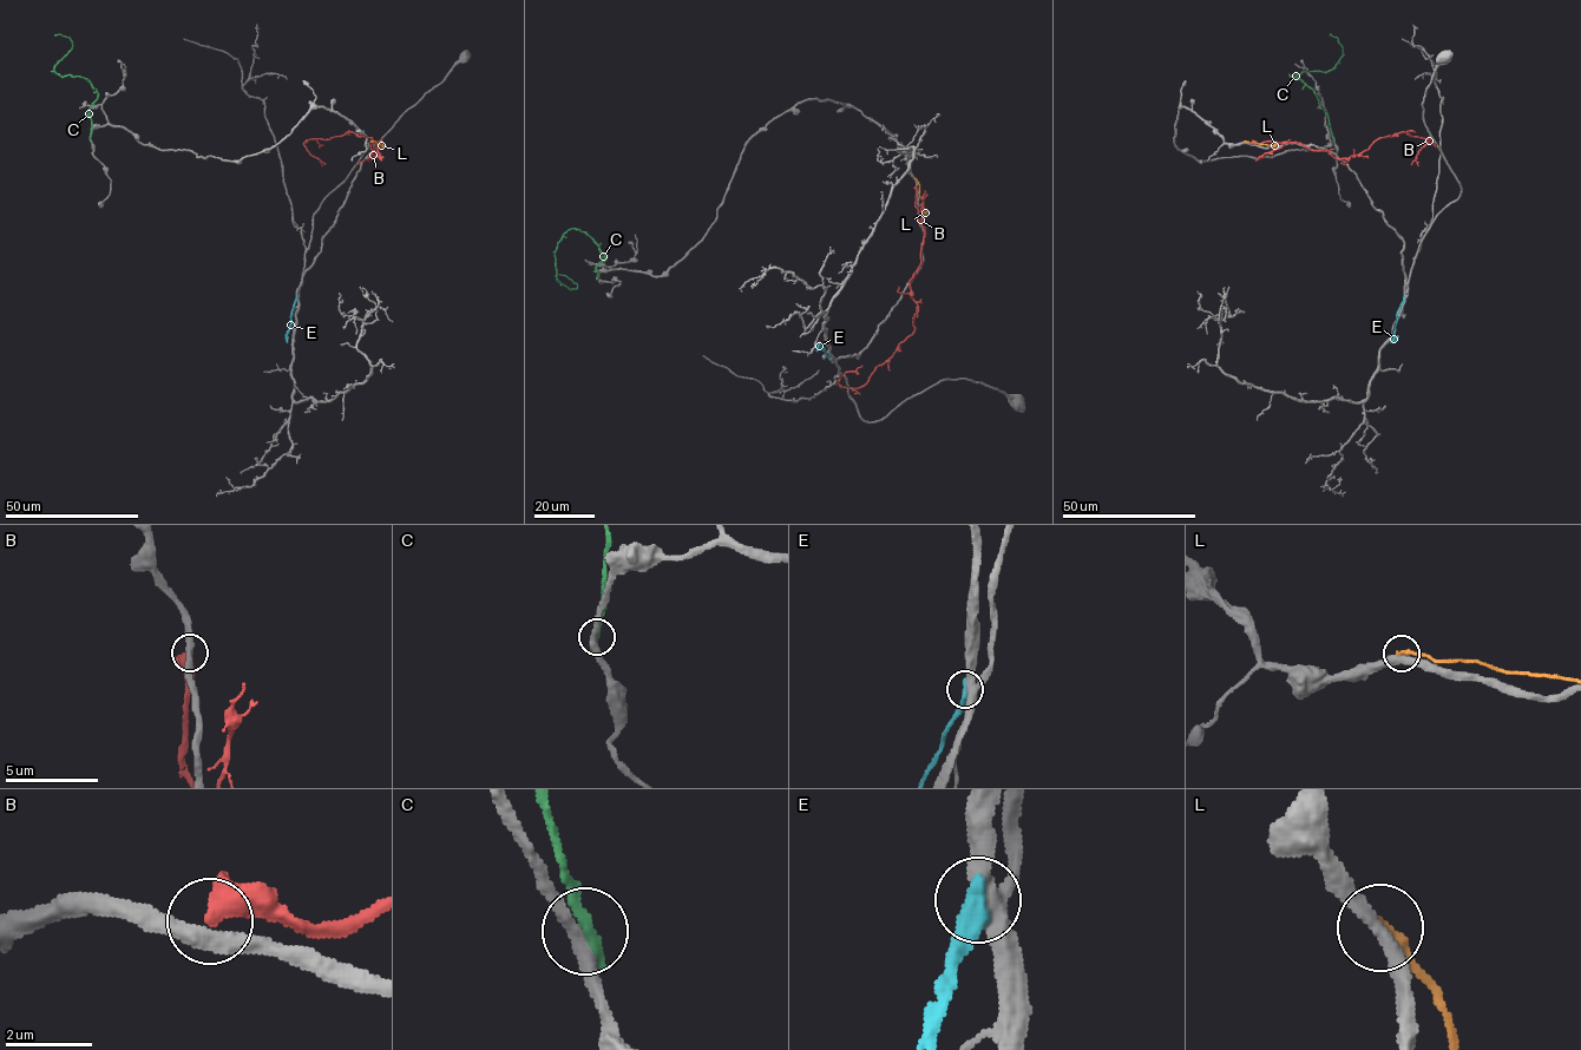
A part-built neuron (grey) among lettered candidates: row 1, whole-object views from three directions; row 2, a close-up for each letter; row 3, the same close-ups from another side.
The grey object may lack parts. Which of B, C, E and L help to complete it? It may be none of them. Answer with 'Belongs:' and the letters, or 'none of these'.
Belongs: none of these

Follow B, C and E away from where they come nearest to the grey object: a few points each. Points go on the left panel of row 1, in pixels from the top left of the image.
B: (373, 143), (381, 142), (368, 159), (374, 156), (371, 137), (347, 132), (308, 139), (306, 149), (326, 164)
C: (90, 137), (89, 110), (98, 92), (84, 77), (61, 77), (52, 71), (72, 44), (69, 37), (54, 35)
E: (296, 297), (288, 336)

